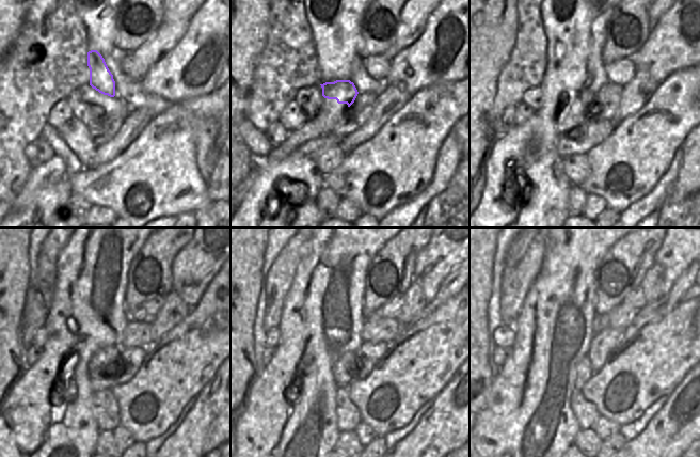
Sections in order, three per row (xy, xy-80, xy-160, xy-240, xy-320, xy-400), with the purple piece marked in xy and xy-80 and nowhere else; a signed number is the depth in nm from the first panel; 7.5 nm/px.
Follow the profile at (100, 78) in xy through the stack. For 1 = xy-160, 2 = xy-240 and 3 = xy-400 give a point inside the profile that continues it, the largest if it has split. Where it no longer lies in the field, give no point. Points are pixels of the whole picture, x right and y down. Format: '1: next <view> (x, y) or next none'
1: next xy-160 (588, 97)
2: next xy-240 (100, 361)
3: next xy-400 (584, 371)

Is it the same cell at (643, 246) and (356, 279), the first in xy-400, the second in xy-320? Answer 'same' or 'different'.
different

